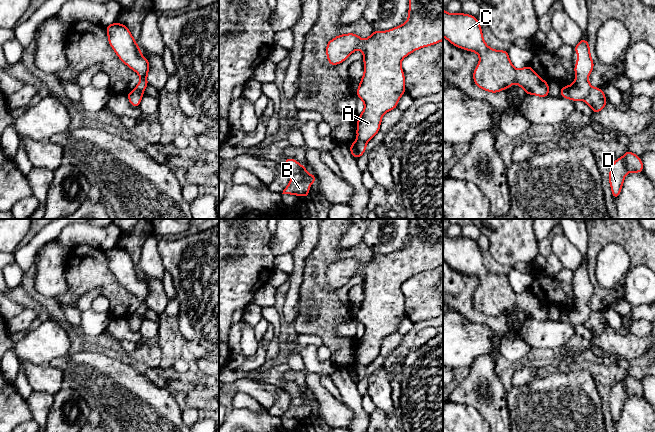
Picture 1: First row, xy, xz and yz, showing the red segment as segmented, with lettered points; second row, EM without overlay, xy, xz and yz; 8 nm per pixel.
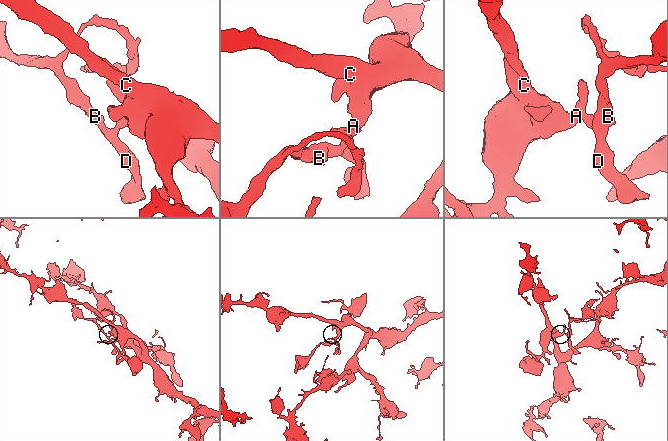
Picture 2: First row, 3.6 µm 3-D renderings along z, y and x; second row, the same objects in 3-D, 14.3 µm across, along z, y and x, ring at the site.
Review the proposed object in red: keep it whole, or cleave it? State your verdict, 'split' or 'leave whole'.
split

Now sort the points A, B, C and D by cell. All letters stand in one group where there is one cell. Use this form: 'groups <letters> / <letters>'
groups A C / B D

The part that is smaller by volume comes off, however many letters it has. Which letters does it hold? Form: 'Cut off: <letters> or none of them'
Cut off: B, D

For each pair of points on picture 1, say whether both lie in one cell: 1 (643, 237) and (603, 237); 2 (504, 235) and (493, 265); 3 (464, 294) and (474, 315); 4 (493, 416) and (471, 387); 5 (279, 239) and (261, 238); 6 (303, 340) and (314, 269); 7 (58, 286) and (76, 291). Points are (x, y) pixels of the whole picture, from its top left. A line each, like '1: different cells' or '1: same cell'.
1: same cell
2: different cells
3: same cell
4: same cell
5: different cells
6: different cells
7: different cells

